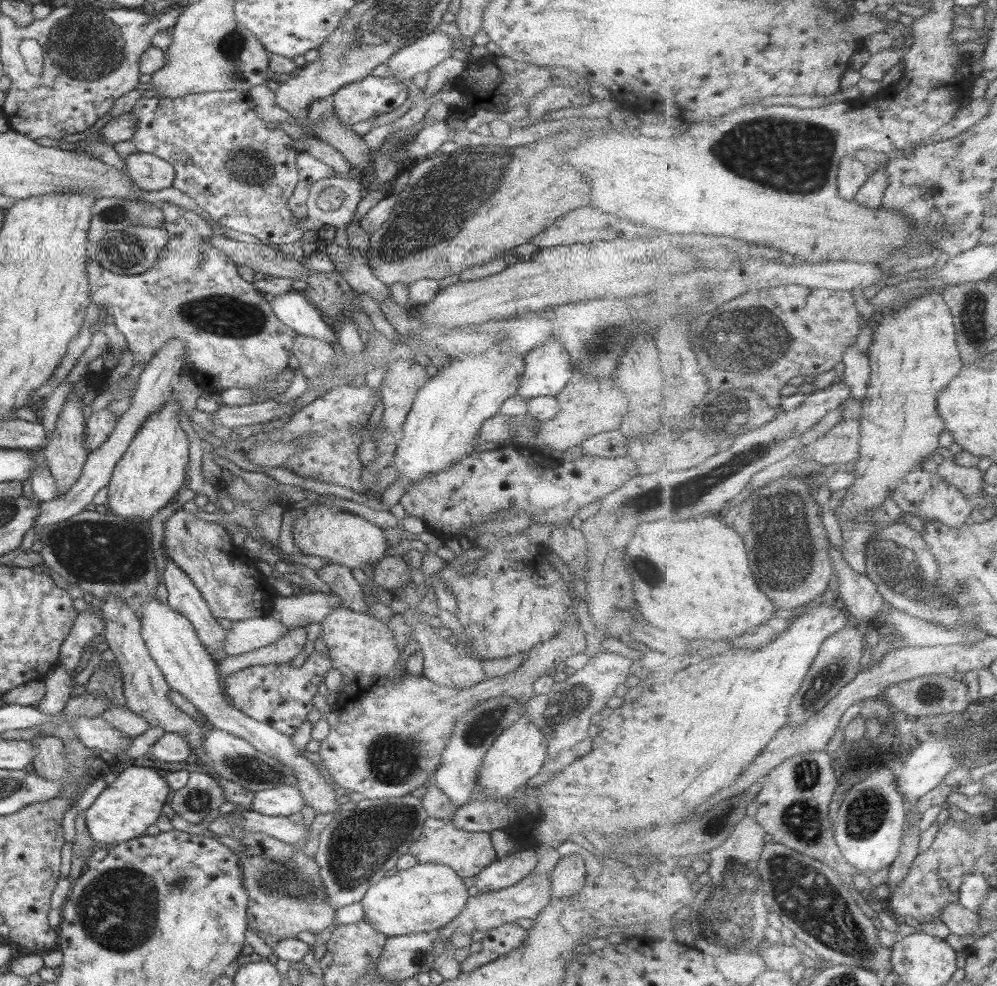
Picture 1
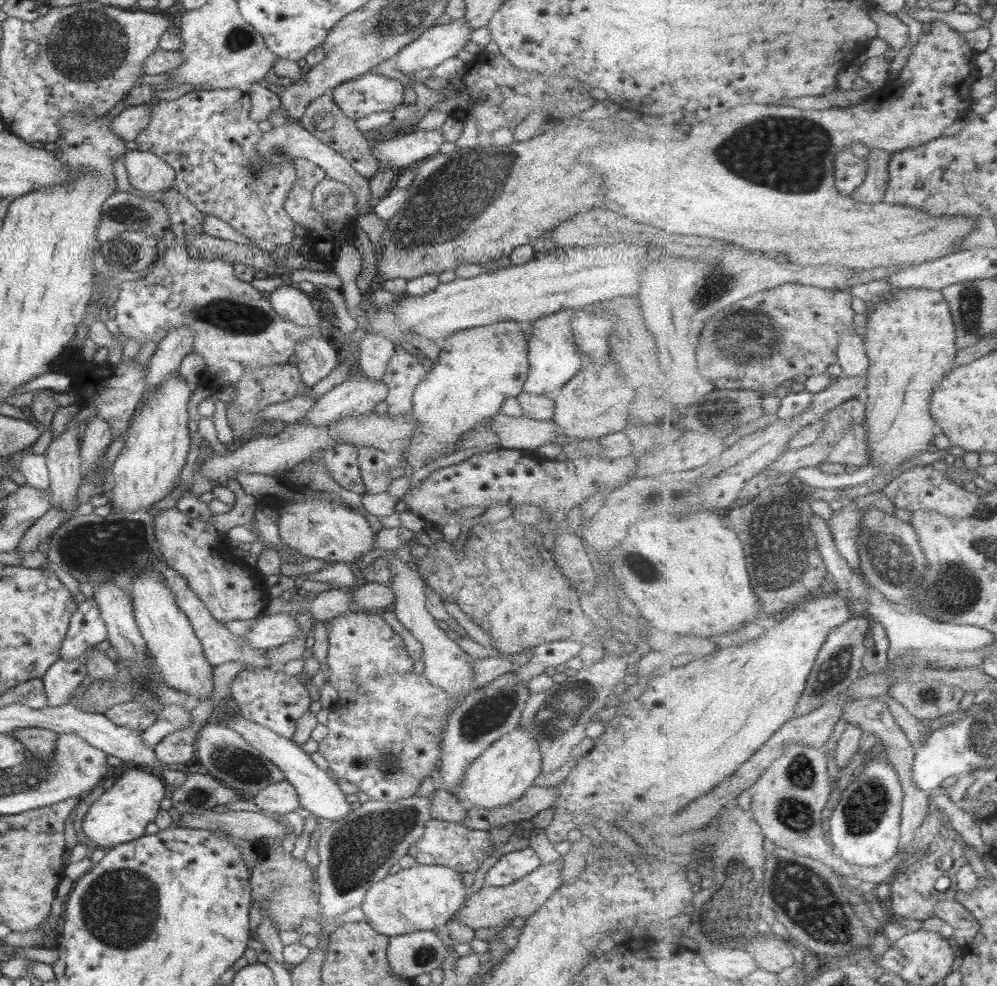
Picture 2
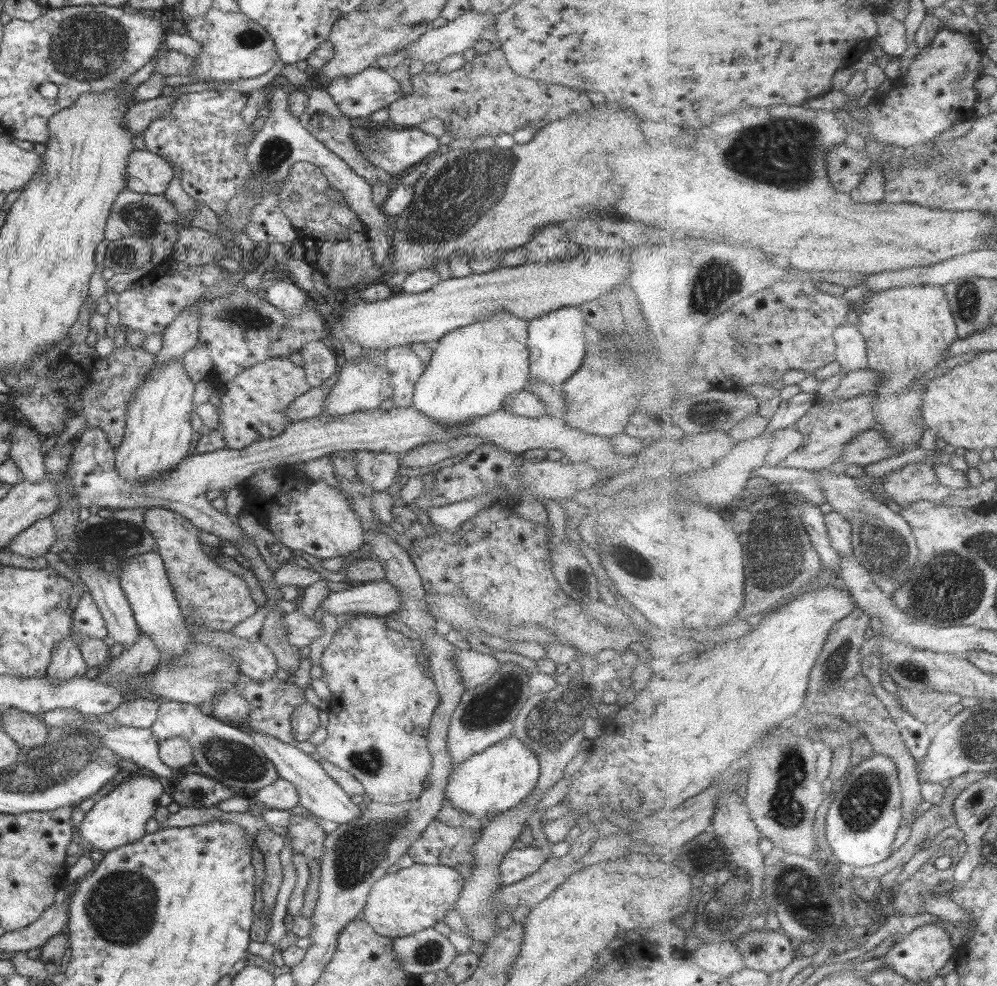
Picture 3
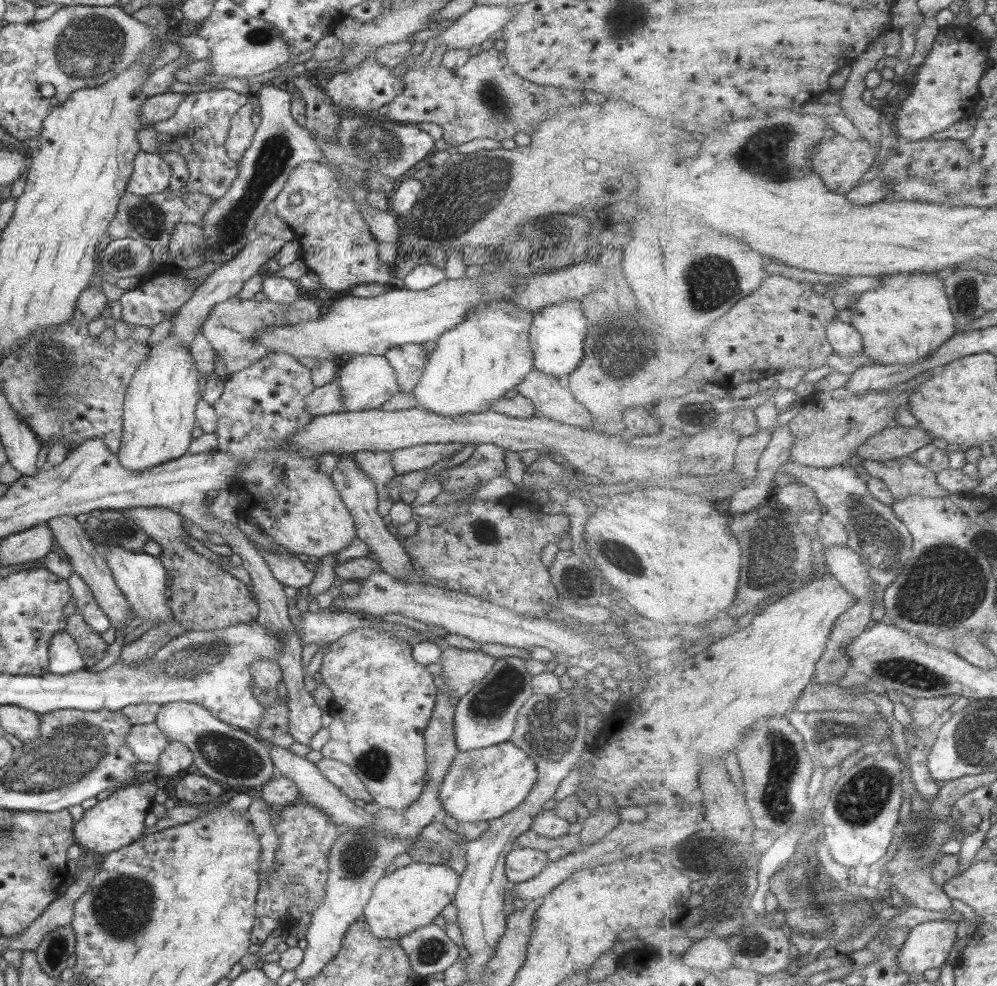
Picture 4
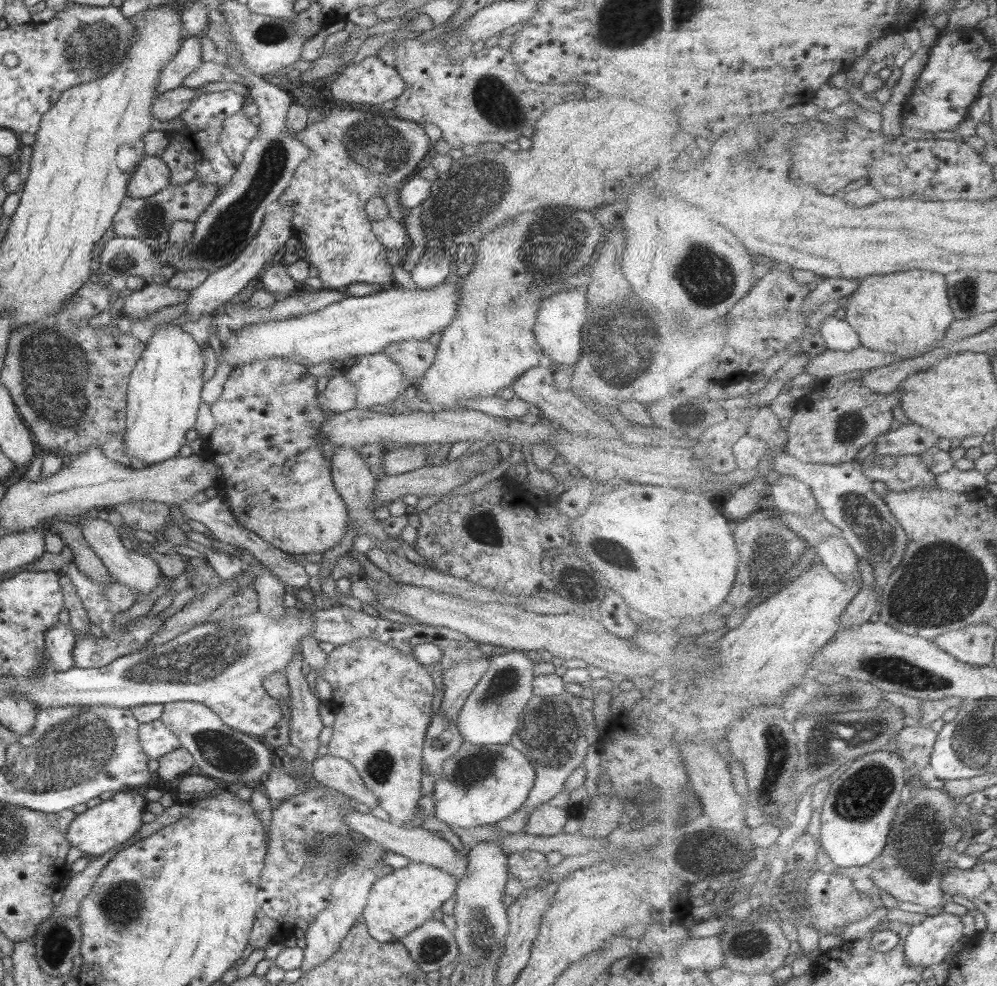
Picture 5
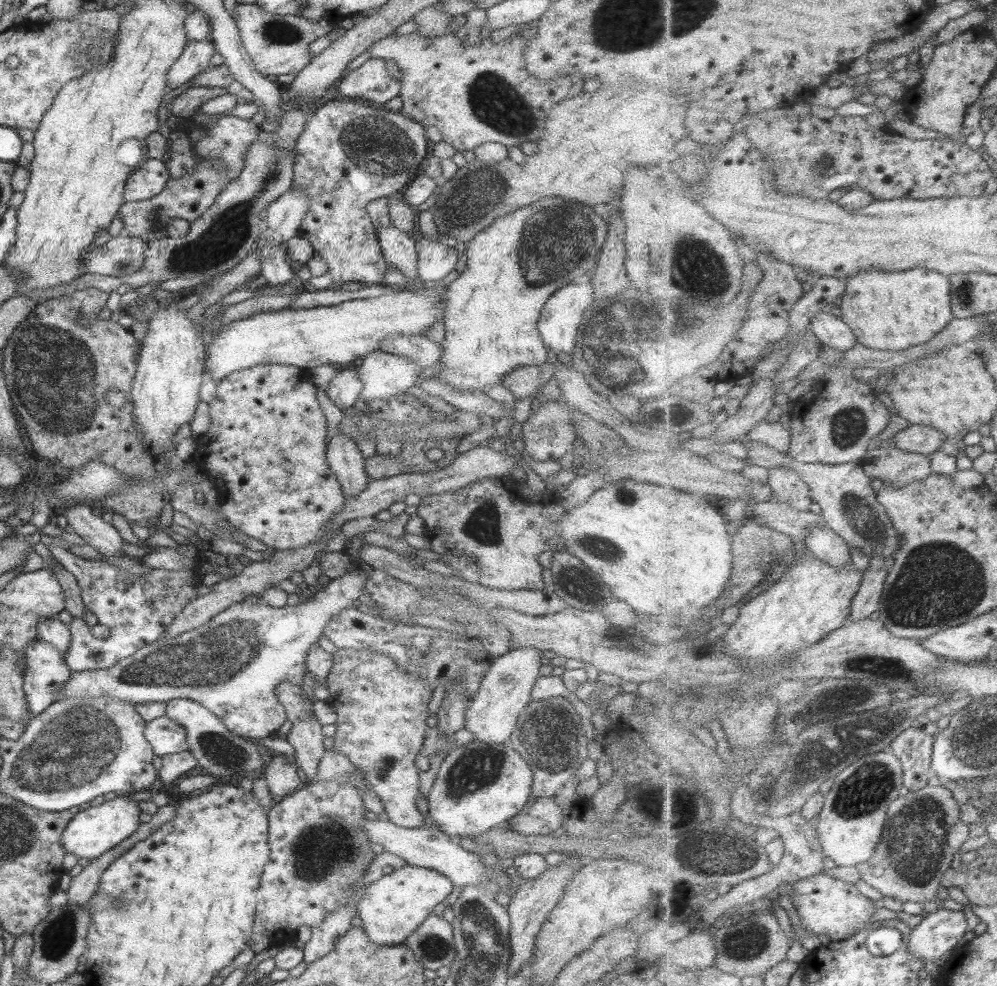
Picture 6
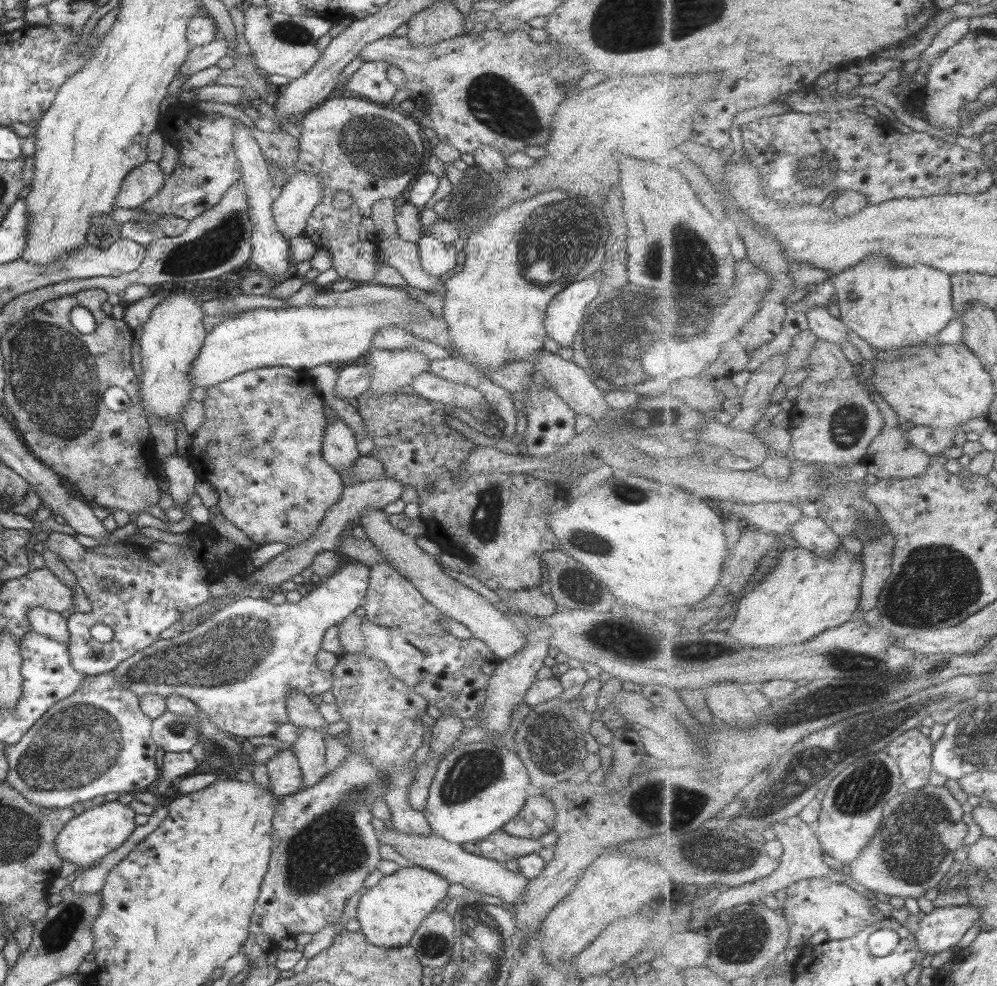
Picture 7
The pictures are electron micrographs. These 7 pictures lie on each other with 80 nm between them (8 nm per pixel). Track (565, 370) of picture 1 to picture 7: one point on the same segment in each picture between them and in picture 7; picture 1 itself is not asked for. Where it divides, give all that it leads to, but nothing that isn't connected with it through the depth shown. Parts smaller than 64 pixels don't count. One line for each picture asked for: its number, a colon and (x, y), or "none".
2: (552, 359)
3: (555, 341)
4: (556, 333)
5: (557, 326)
6: (561, 314)
7: (564, 312)

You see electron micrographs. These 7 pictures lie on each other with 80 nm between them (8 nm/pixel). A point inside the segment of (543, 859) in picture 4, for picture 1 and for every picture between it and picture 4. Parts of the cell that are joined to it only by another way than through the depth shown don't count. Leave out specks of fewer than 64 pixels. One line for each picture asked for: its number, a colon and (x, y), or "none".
1: (500, 873)
2: (509, 867)
3: (516, 864)

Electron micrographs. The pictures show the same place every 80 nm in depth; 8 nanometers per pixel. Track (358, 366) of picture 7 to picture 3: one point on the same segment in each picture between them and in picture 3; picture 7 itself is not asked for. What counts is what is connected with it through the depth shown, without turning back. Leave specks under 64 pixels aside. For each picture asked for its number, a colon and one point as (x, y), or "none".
3: (311, 404)
4: (326, 399)
5: (339, 395)
6: (344, 388)

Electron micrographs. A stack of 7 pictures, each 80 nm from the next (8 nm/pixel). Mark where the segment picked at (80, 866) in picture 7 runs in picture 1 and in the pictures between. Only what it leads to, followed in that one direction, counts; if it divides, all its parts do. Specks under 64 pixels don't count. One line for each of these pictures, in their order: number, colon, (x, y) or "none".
1: (124, 809)
2: (120, 814)
3: (118, 818)
4: (113, 822)
5: (97, 829)
6: (91, 832)

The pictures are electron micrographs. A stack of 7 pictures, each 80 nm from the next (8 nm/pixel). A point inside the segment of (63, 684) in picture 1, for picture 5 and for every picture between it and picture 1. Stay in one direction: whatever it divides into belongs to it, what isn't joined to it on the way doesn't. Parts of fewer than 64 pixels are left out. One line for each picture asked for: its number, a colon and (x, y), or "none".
2: (61, 678)
3: (66, 662)
4: (64, 657)
5: (59, 640)

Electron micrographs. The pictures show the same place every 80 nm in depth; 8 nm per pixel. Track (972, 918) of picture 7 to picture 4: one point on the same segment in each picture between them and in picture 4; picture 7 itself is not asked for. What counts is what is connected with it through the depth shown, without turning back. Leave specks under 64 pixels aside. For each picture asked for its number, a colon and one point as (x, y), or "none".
4: (929, 943)
5: (929, 942)
6: (939, 932)

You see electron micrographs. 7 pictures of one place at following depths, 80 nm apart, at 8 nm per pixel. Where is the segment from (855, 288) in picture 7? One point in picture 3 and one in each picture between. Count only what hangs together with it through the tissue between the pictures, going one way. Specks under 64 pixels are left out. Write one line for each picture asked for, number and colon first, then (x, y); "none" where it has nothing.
3: (908, 330)
4: (908, 317)
5: (904, 313)
6: (887, 310)

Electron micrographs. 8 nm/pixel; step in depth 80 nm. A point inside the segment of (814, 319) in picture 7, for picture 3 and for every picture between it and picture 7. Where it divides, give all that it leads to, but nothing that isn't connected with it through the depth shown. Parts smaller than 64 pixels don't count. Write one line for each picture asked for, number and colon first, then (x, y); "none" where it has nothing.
3: (852, 354)
4: (846, 340)
5: (839, 335)
6: (831, 330)

